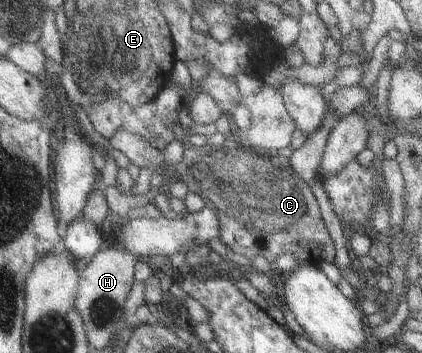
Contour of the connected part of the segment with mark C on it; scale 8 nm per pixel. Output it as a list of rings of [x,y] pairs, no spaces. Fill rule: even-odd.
[[[119,129],[110,143],[125,153],[133,164],[151,167],[156,175],[161,174],[165,181],[171,181],[173,188],[185,182],[190,191],[200,194],[209,207],[221,214],[221,238],[234,253],[250,259],[264,256],[270,262],[277,261],[284,253],[294,253],[299,257],[299,265],[295,265],[290,273],[303,265],[319,265],[323,261],[335,263],[337,247],[325,225],[319,199],[315,199],[306,179],[295,171],[290,158],[257,152],[236,137],[233,143],[221,147],[210,144],[197,147],[191,142],[184,162],[166,167],[163,151],[151,145],[143,135]],[[174,181],[177,184],[173,185]]]

